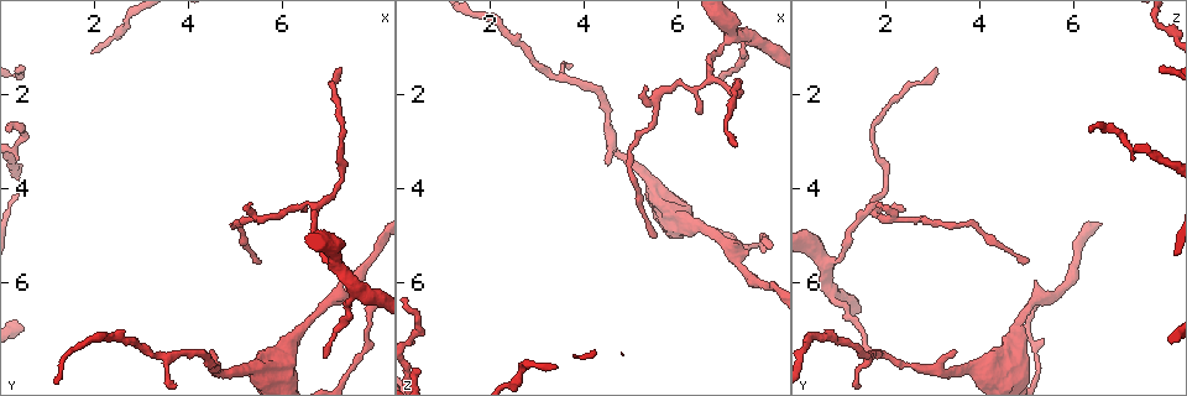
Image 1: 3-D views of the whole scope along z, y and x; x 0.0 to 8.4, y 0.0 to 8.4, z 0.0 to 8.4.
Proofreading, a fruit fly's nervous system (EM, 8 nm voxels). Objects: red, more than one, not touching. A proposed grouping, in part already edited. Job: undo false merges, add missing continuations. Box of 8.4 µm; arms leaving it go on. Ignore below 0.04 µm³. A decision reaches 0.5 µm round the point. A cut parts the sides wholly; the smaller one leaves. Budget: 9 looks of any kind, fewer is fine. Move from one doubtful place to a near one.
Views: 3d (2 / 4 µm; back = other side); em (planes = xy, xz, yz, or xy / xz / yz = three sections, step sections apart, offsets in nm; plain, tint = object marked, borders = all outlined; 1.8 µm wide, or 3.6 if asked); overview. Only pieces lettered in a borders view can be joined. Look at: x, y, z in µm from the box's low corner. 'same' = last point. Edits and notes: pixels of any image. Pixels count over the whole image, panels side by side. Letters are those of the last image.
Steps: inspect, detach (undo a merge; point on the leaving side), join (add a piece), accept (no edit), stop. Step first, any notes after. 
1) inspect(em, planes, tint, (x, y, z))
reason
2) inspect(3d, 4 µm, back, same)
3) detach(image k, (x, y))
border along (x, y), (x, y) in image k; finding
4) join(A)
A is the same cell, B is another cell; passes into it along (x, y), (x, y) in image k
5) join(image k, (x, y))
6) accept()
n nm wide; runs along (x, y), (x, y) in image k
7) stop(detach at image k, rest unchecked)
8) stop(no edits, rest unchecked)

inspect(em, 3.6 µm, planes, plain, (5.55, 5.60, 5.00))
tapers out

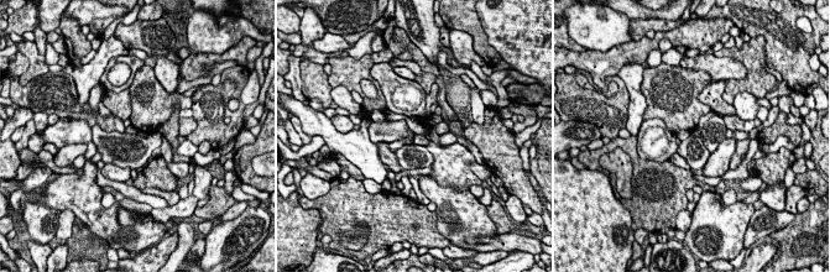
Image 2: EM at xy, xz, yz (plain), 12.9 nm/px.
inspect(em, 3.6 µm, planes, borders, same)
what lies round it

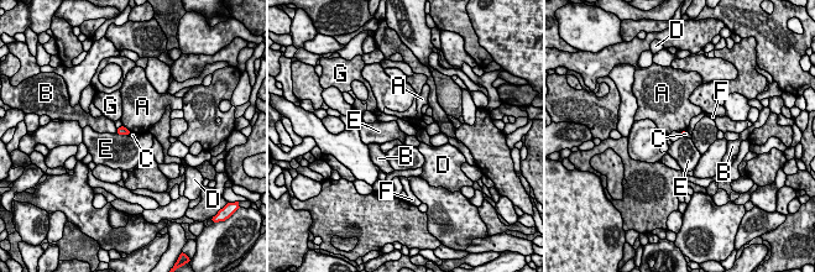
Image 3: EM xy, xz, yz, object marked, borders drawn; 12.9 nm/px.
accept()
A, B, C, D, E, F and G are other cells; no lettered piece goes on from it

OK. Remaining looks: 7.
inspect(3d, 4 µm, (6.50, 4.40, 1.90))
abrupt turn

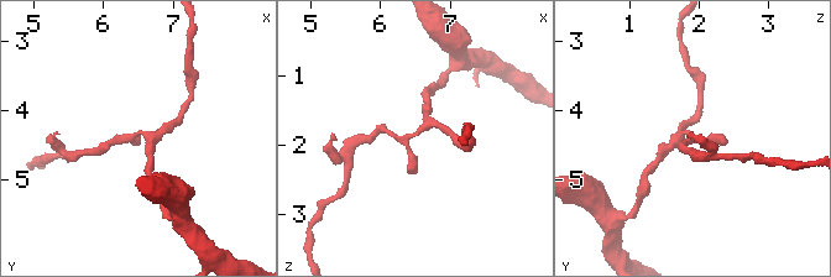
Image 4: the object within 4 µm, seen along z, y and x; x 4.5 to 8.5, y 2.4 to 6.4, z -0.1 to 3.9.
inspect(em, yz, step 4, borders, (6.50, 4.35, 1.80))
now the EM

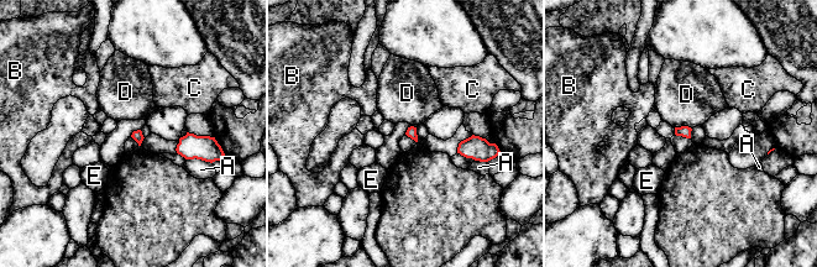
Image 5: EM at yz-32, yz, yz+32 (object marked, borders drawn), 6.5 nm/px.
accept()
A, B, C, D and E are other cells; border along (675, 126), (689, 126), (691, 129) in image 5; continuous, no second neuron

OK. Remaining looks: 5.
inspect(em, planes, borders, (7.30, 1.45, 3.10))
an open end

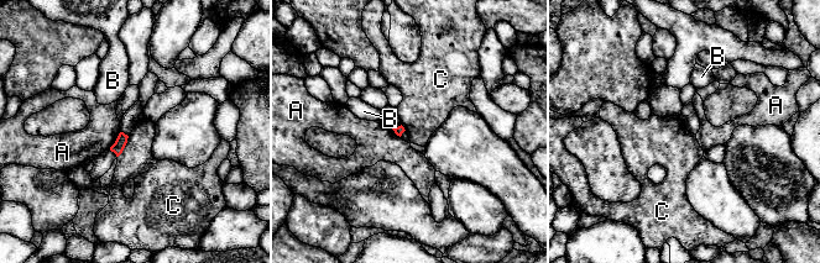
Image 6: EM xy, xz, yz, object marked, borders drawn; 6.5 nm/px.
accept()
A, B and C are other cells; border along (129, 136), (123, 152), (118, 157) in image 6; none of them fits

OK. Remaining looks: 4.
inspect(3d, 2 µm, (6.85, 7.55, 1.70))
thin end

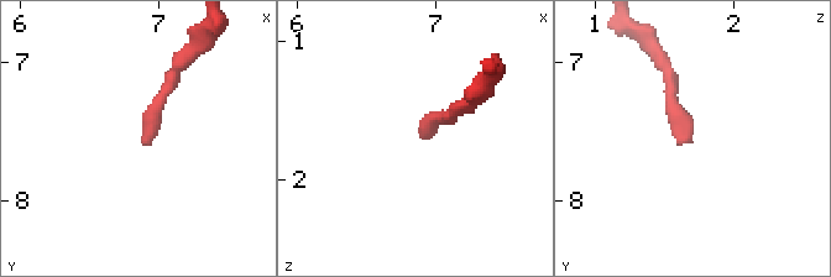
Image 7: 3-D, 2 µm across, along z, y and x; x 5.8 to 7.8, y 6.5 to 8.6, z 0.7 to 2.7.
inspect(em, yz, step 8, borders, (6.90, 7.56, 1.70))
need the tissue

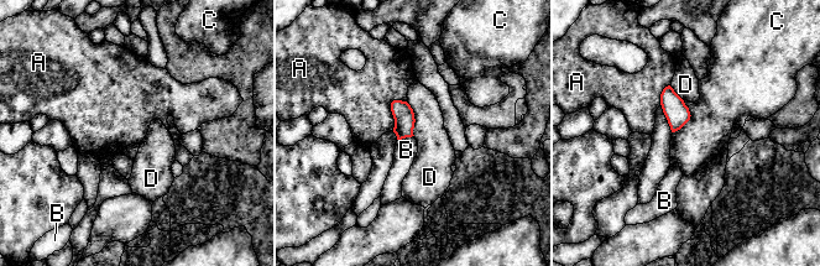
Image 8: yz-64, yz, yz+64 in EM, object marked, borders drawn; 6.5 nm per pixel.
inspect(em, planes, borders, same)
cut it another way

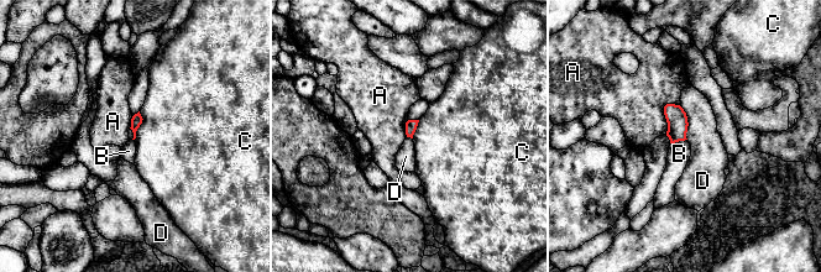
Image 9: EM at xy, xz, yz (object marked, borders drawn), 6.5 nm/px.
accept()
A, B, C and D are other cells; border along (681, 108), (686, 116), (688, 139) in image 9; none of them fits

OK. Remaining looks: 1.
stop(no edits, rest unchecked)

